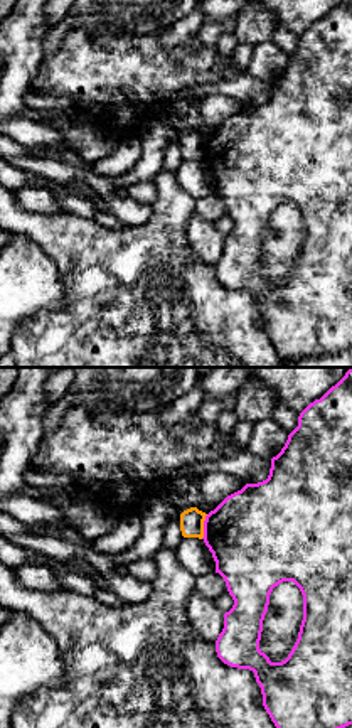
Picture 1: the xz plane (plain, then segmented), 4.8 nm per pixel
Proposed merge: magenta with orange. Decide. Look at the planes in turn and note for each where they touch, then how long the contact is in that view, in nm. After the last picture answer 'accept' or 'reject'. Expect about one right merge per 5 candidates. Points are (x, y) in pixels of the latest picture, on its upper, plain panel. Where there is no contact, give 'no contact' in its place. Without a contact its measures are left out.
(204, 149) | 120 nm

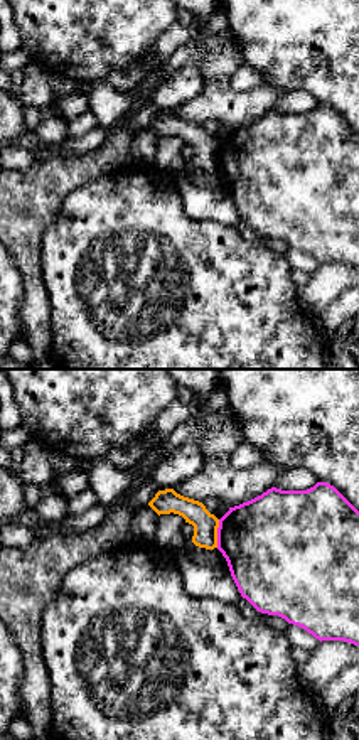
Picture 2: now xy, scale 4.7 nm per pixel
(218, 155) | 140 nm

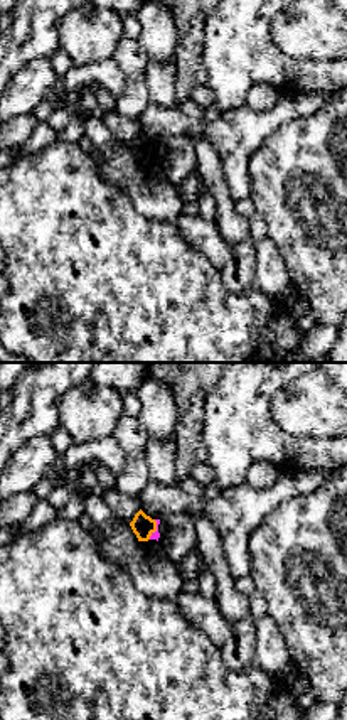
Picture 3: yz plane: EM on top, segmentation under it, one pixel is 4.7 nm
(157, 152) | 100 nm

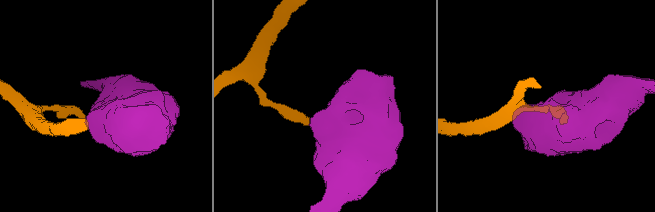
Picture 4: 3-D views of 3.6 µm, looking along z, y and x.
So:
reject

